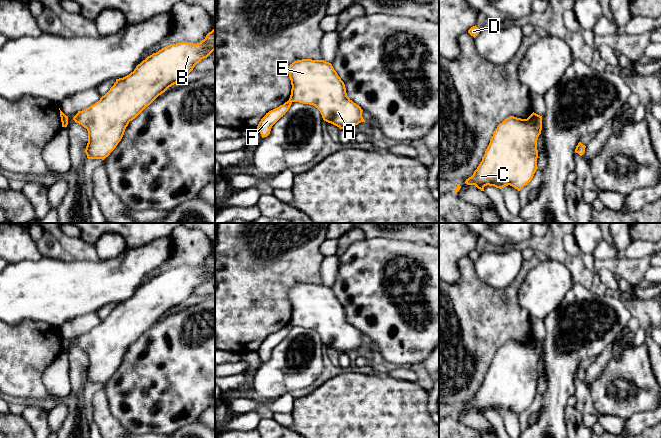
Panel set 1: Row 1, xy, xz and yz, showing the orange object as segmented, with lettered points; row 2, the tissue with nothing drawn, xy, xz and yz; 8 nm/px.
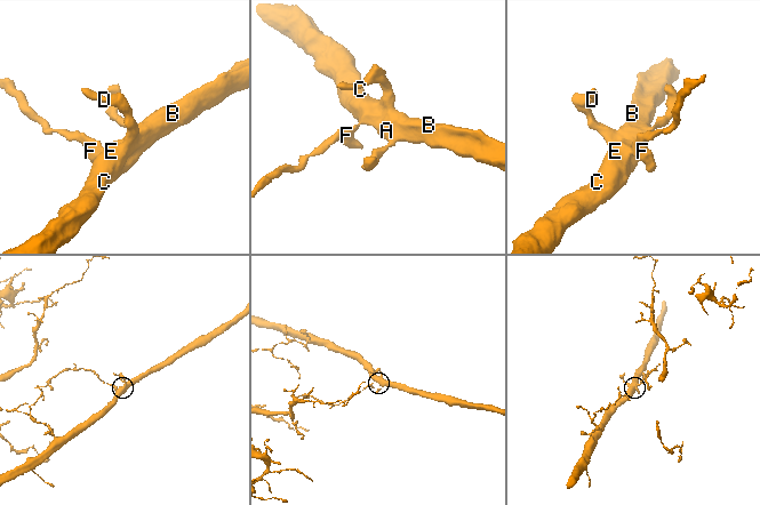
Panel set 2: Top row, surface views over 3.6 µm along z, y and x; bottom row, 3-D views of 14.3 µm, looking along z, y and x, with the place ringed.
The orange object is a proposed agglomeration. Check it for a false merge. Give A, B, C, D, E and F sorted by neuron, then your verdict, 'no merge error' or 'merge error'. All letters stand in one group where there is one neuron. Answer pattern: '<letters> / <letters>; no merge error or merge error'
A B C D E / F; merge error

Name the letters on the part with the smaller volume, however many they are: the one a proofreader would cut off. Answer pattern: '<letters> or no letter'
F

